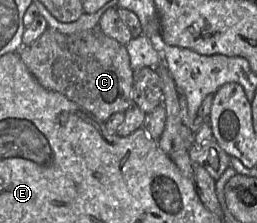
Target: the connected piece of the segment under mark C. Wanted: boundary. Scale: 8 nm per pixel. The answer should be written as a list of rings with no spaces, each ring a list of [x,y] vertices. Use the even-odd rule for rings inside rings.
[[[47,27],[38,39],[22,46],[19,54],[27,69],[43,88],[64,95],[101,122],[105,122],[115,113],[125,112],[132,104],[134,71],[130,66],[126,46],[105,35],[99,28],[64,34]]]

